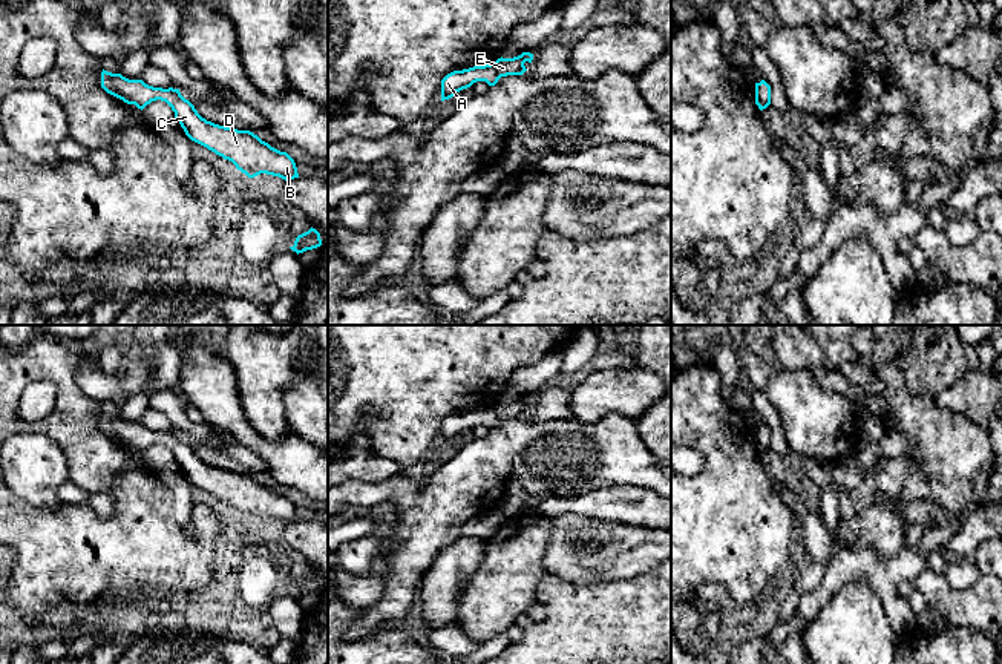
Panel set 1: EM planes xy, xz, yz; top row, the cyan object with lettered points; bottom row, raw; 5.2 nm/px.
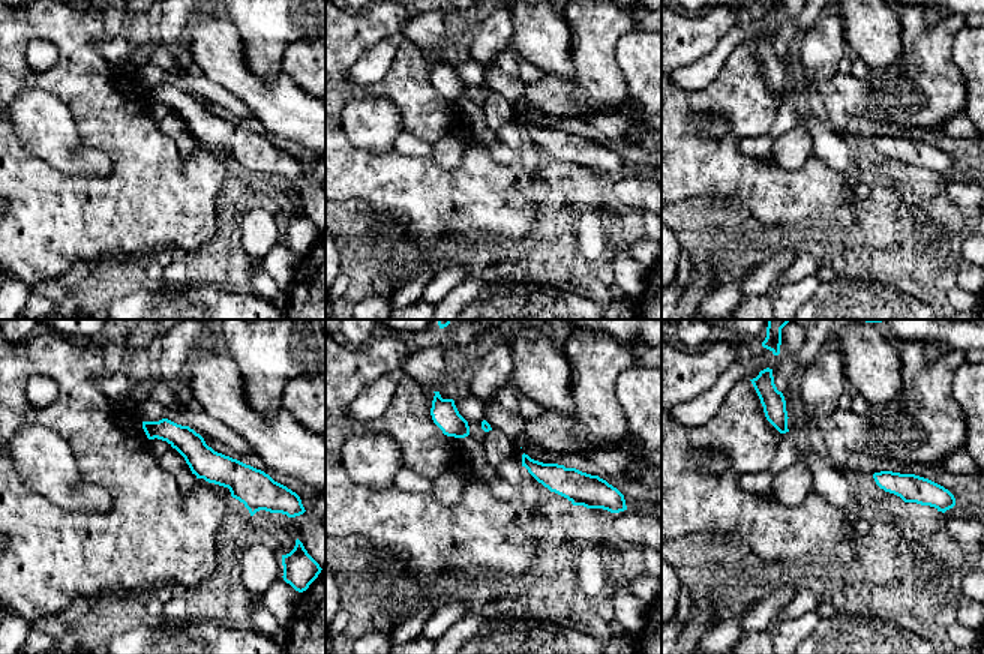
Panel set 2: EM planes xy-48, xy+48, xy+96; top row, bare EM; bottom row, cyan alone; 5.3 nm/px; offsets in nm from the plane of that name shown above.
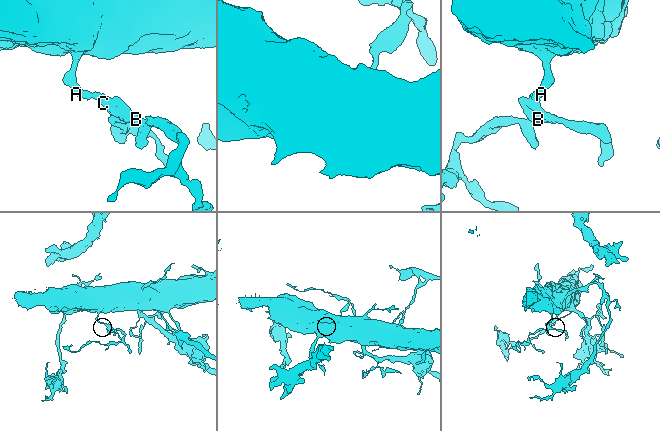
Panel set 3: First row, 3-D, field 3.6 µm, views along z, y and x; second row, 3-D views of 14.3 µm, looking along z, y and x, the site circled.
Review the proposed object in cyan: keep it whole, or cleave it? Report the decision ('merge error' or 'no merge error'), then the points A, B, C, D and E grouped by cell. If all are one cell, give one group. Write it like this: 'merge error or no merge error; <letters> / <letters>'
no merge error; A B C D E

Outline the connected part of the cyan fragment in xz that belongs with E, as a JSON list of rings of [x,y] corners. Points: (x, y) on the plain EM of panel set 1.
[[[522,396],[513,402],[501,400],[490,408],[454,414],[441,423],[441,445],[452,442],[457,436],[470,431],[476,425],[495,429],[501,420],[522,419],[527,414],[524,406],[532,406],[532,403],[533,397]]]

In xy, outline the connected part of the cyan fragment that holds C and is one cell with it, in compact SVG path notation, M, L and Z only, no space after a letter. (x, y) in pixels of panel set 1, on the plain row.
M104 413L101 416L101 431L141 454L152 445L165 445L192 485L231 505L248 521L260 517L279 520L285 524L299 521L296 506L287 495L271 491L250 474L237 474L207 465L181 439L179 432L153 431L142 423L129 423L121 417Z

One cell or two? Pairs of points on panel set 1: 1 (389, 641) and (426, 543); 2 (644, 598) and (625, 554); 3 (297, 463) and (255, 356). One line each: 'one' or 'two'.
1: two
2: two
3: two

